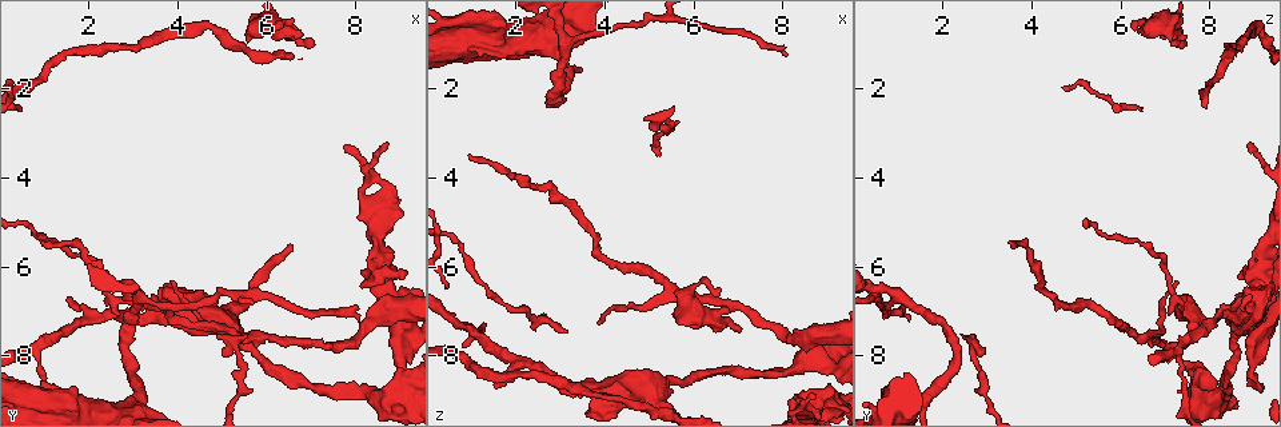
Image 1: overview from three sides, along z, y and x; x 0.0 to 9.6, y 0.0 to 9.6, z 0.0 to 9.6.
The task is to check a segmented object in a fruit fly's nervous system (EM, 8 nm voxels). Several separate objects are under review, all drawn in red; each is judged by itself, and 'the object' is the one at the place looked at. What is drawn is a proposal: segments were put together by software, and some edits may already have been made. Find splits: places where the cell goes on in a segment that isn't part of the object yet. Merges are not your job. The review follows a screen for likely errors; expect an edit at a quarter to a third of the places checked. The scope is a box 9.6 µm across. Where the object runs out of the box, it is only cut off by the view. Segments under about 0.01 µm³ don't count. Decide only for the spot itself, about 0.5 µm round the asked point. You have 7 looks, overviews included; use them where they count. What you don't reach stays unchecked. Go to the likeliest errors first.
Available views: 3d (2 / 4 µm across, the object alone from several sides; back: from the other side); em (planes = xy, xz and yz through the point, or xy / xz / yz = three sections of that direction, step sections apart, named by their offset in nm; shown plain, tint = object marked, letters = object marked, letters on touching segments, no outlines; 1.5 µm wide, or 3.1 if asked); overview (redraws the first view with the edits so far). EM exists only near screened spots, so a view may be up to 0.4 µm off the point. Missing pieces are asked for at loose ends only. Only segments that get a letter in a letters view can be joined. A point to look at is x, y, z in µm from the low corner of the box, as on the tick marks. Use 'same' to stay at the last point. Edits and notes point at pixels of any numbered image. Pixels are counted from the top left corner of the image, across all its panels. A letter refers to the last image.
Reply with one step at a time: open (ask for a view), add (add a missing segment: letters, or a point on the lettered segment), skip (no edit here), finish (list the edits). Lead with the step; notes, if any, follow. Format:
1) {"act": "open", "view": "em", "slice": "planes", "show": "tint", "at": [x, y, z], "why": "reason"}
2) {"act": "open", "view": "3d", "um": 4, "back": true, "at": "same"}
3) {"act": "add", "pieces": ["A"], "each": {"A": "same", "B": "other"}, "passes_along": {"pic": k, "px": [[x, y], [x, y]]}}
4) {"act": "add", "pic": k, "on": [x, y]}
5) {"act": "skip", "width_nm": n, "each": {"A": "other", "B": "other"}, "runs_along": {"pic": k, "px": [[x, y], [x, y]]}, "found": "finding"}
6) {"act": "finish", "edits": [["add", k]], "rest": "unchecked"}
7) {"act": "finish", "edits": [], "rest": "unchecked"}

{"act": "open", "view": "3d", "um": 2, "at": [7.05, 1.00, 7.45], "why": "an open end"}

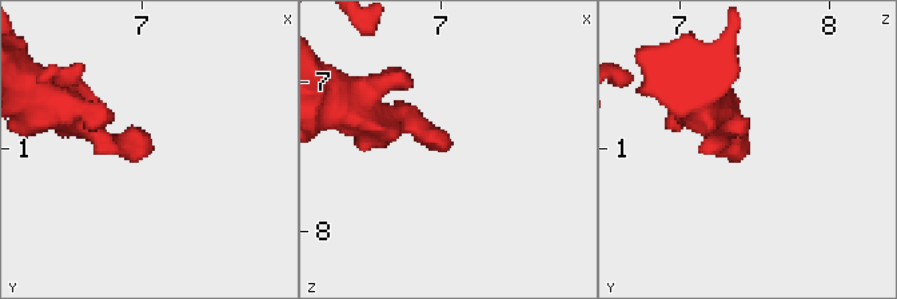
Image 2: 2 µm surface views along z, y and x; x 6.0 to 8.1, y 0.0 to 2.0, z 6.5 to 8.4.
{"act": "open", "view": "em", "slice": "planes", "show": "letters", "at": [7.08, 1.00, 7.42], "why": "shape alone is not enough"}

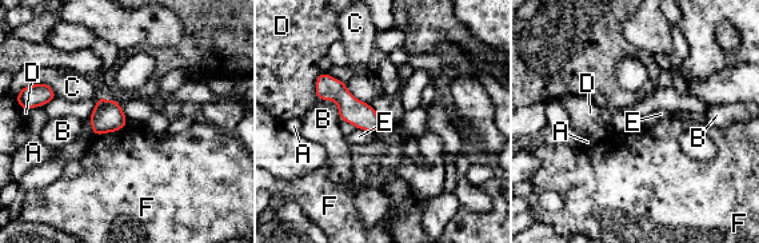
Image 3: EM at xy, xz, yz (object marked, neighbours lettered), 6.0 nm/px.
{"act": "skip", "each": {"A": "other", "B": "other", "C": "other", "D": "other", "E": "other", "F": "other"}, "border": {"pic": 3, "px": [[126, 124], [116, 131], [94, 135]]}, "found": "none of them fits"}

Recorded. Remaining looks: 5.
{"act": "open", "view": "em", "slice": "planes", "show": "letters", "at": [1.55, 6.70, 8.60], "why": "branch stops here"}

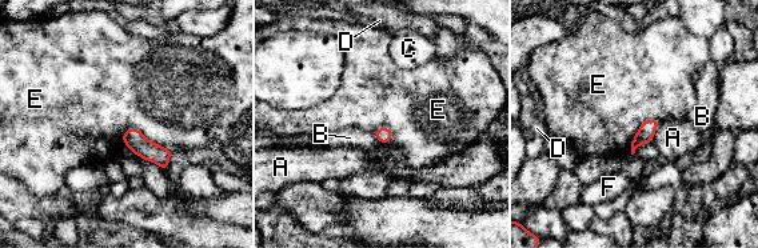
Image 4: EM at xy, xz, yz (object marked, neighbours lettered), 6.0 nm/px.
{"act": "skip", "longest_contact_nm": ["E", 320], "each": {"A": "other", "B": "other", "C": "other", "D": "other", "E": "other", "F": "other"}, "border": {"pic": 4, "px": [[120, 138], [136, 128], [171, 150]]}, "found": "no lettered segment goes on from it"}

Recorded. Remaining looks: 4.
{"act": "open", "view": "3d", "um": 2, "at": [0.95, 5.45, 3.45], "why": "tapers out"}

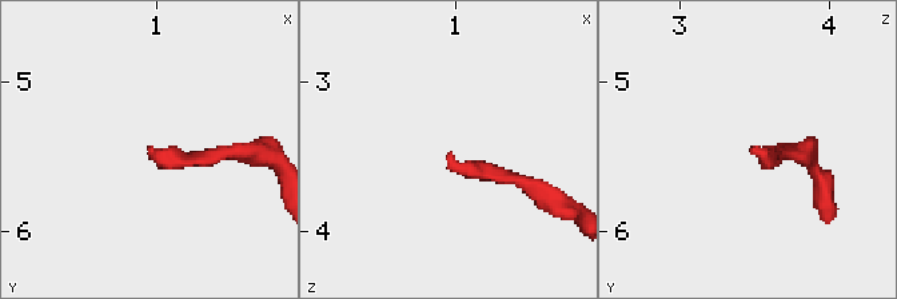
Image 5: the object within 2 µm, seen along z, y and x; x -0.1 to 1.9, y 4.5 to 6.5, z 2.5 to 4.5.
{"act": "open", "view": "em", "slice": "yz", "step": 8, "show": "letters", "at": [0.94, 5.44, 3.48]}

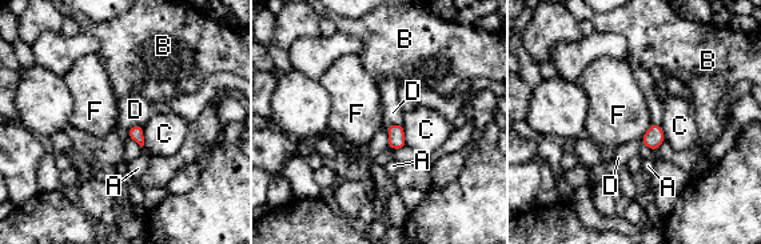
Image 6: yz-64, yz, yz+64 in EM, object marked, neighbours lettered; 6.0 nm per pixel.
{"act": "skip", "each": {"A": "other", "B": "other", "C": "other", "D": "other", "F": "other"}, "border": {"pic": 6, "px": [[665, 140], [656, 150]]}, "found": "no lettered segment goes on from it"}

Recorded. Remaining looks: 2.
{"act": "finish", "edits": [], "rest": "unchecked"}

